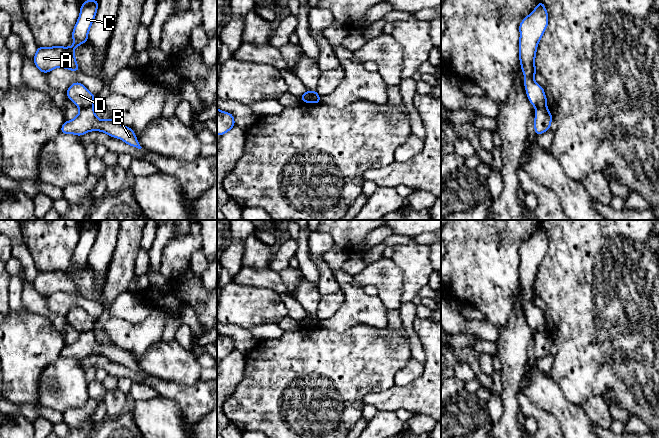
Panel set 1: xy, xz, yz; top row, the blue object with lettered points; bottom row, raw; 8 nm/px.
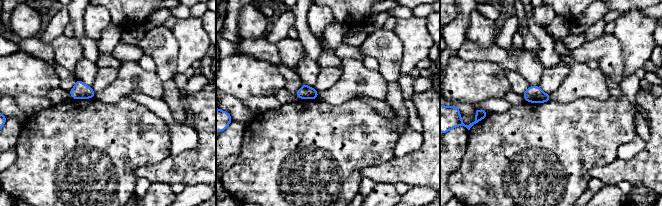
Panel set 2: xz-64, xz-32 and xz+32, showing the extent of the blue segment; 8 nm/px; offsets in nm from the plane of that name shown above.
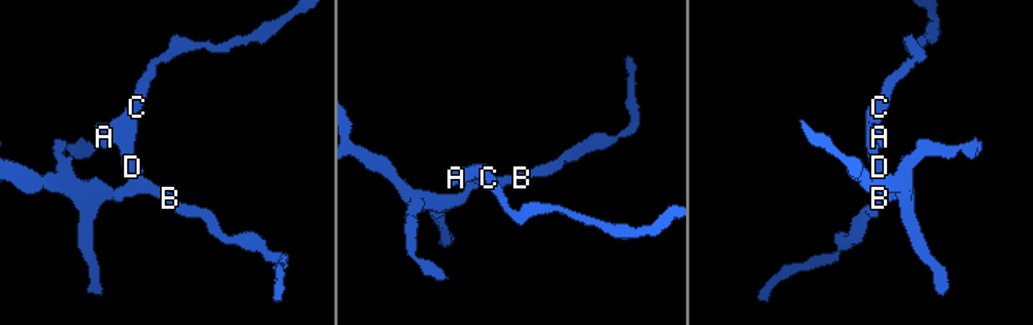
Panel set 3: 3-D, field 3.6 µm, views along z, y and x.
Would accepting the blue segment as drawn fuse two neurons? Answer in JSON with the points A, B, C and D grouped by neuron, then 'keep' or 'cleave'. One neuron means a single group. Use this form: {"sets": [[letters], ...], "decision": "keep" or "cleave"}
{"sets": [["A", "C", "D"], ["B"]], "decision": "cleave"}

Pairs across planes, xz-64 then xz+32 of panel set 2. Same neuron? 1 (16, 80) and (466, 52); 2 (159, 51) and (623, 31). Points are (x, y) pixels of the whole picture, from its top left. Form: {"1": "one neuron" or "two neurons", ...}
{"1": "two neurons", "2": "two neurons"}

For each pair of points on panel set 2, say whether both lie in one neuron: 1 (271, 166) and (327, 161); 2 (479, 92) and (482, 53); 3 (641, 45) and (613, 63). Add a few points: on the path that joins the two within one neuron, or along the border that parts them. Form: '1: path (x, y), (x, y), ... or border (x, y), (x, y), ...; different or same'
1: path (285, 166), (303, 161), (313, 161); same
2: border (459, 56), (465, 60), (490, 60), (503, 69); different
3: border (614, 35), (622, 47), (625, 70); different

